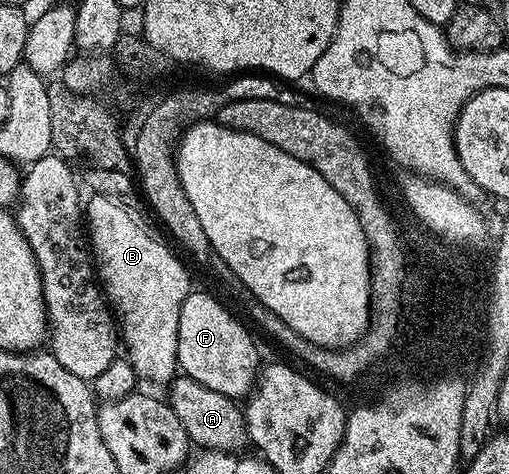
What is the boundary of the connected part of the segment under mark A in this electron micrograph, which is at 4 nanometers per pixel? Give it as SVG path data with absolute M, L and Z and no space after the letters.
M184 375L173 378L168 386L167 400L169 406L179 415L179 423L183 423L183 431L187 431L190 442L202 450L214 449L220 453L242 452L241 448L249 445L249 432L245 426L245 414L242 406L227 395L219 395L219 391L211 391L211 387L203 387L203 383L195 383L195 379Z

